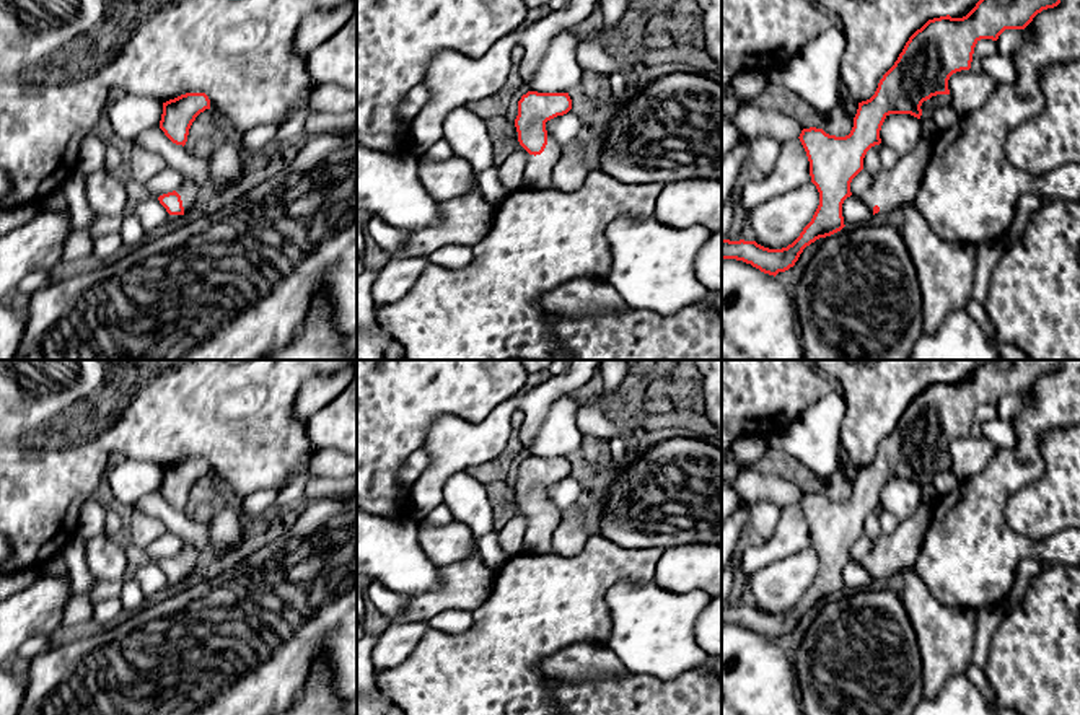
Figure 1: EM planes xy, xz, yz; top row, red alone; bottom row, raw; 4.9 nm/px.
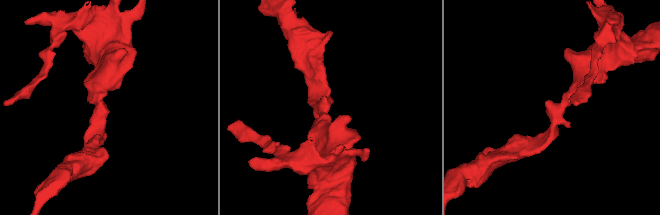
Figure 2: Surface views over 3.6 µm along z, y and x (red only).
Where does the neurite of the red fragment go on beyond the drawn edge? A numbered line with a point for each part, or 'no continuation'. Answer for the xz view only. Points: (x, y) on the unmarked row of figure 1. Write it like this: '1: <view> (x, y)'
no continuation

